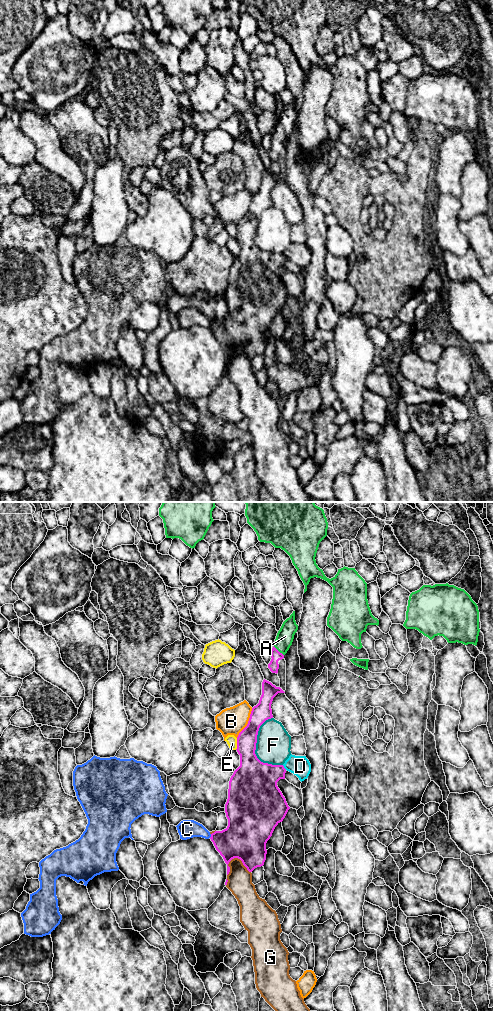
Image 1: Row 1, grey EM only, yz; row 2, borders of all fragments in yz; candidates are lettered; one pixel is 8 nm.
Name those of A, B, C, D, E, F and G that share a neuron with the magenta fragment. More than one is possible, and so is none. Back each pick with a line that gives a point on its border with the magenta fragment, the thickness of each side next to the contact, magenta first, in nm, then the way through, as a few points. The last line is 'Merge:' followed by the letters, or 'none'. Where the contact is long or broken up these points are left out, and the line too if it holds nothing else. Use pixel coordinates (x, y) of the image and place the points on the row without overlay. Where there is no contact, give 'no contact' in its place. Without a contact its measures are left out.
A: meets magenta in yz at (277, 138); 80 nm thick on the magenta side, 140 nm on the other; runs through yz (275, 142), (277, 138), (285, 124)
Merge: A

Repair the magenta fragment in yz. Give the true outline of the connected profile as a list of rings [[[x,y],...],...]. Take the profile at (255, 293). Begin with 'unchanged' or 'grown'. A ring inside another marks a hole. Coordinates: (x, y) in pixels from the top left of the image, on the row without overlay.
unchanged; [[[263,168],[259,191],[252,196],[247,214],[237,225],[236,238],[240,243],[240,254],[229,269],[228,287],[225,292],[228,314],[222,319],[215,319],[210,325],[227,352],[227,363],[230,360],[228,352],[234,346],[240,347],[249,360],[264,353],[267,342],[266,331],[290,297],[277,274],[280,267],[285,267],[286,257],[283,253],[263,251],[255,242],[259,216],[266,208],[273,206],[271,192],[278,181],[285,180],[271,170]]]

